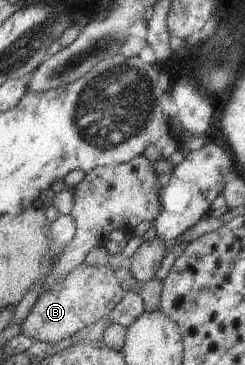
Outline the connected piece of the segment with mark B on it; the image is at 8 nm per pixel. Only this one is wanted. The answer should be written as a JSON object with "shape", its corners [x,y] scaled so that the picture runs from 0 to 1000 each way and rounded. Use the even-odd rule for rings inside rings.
{"shape":[[[335,721],[282,745],[233,781],[163,805],[122,860],[86,882],[90,915],[220,945],[257,926],[310,915],[335,899],[400,882],[412,871],[433,871],[514,803],[518,797],[473,764],[465,734],[441,723],[396,734]]]}

